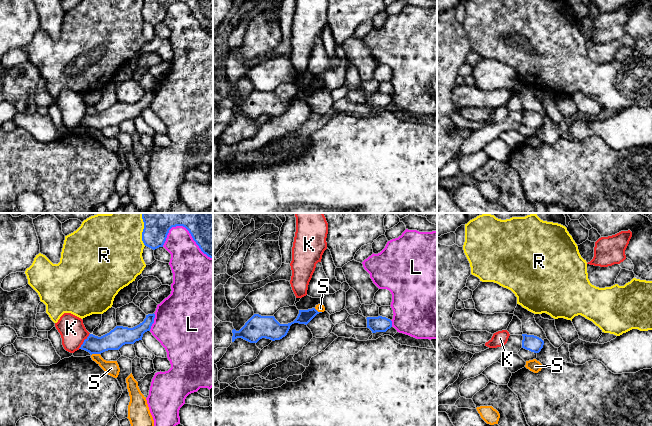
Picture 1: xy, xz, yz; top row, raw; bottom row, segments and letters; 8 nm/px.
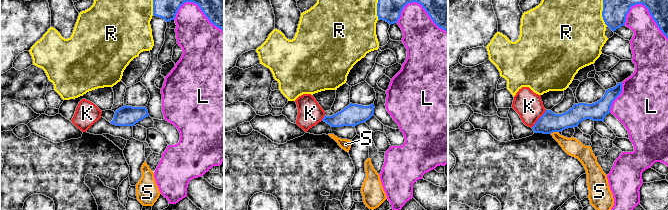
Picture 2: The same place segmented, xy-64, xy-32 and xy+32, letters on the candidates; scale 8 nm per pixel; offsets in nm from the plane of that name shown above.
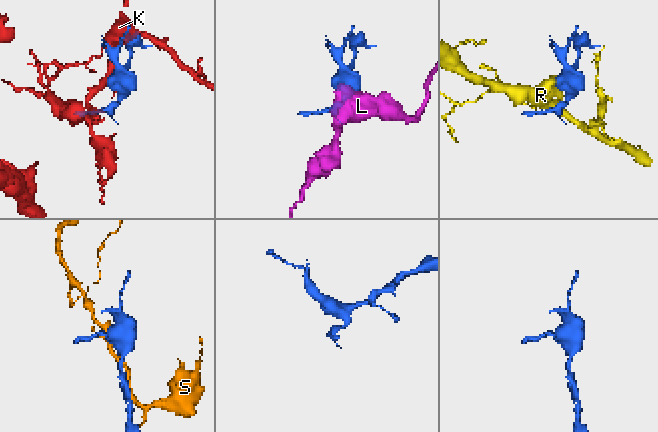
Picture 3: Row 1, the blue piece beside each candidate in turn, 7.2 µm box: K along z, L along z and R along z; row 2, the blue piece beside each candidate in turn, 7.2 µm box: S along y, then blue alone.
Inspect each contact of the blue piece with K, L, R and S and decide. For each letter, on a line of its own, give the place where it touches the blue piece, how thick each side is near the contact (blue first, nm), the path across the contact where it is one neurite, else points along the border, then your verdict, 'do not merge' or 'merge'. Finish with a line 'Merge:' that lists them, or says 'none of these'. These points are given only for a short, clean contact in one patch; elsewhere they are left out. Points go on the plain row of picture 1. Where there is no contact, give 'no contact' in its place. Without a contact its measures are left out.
K: xy (84, 117) | 160/200 nm | along xy (89, 109), (78, 124) | do not merge
L: xy (191, 11) | 240/300 nm | do not merge
R: xy (142, 11) | 190/440 nm | do not merge
S: xy (95, 129) | 160/110 nm | along xy (99, 129), (91, 131) | do not merge
Merge: none of these

